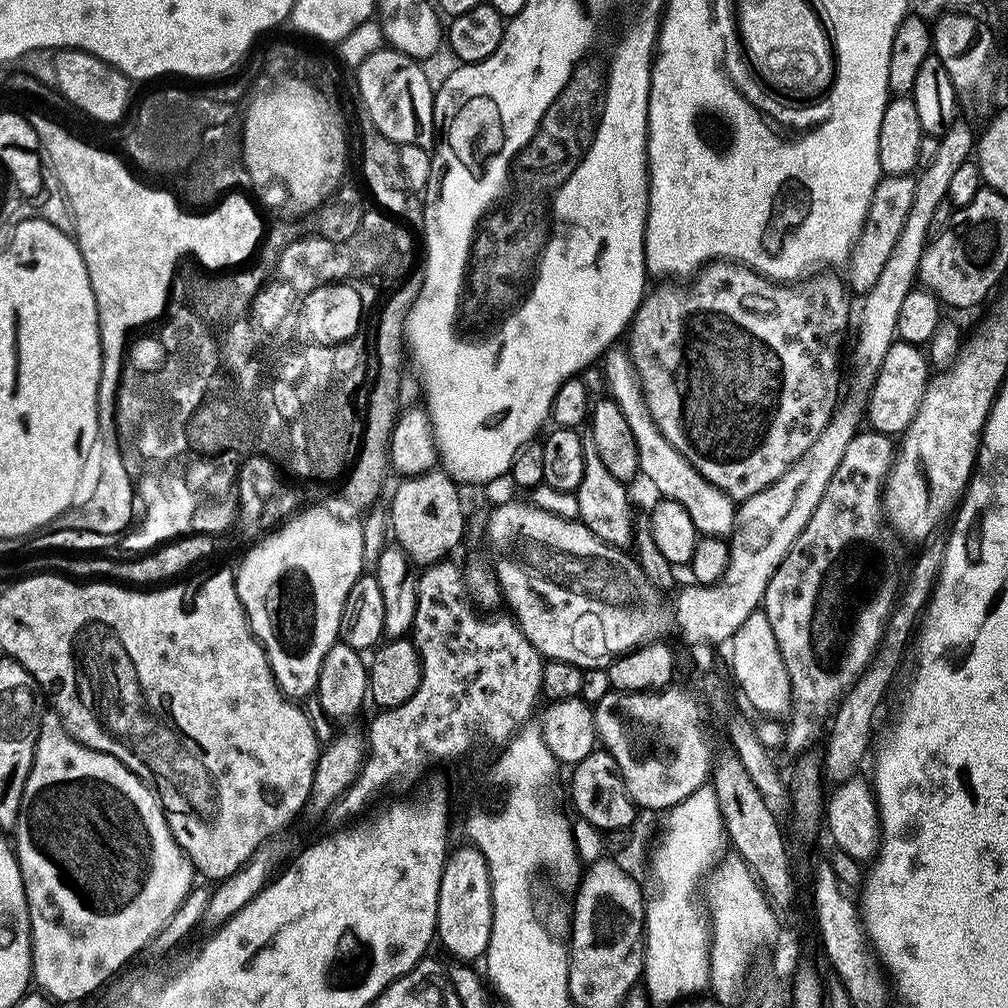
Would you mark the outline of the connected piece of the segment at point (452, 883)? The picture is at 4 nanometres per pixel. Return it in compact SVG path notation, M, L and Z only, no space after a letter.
M472 844L449 853L439 884L438 914L436 915L437 939L445 950L460 962L481 959L489 946L493 920L491 880L485 856Z

